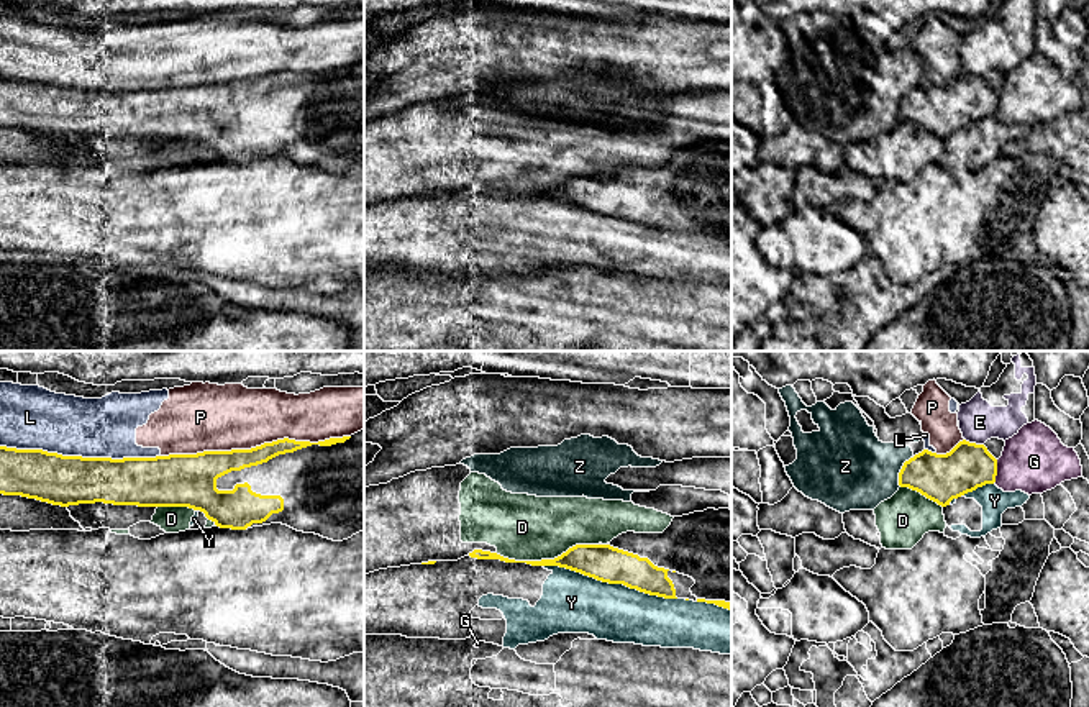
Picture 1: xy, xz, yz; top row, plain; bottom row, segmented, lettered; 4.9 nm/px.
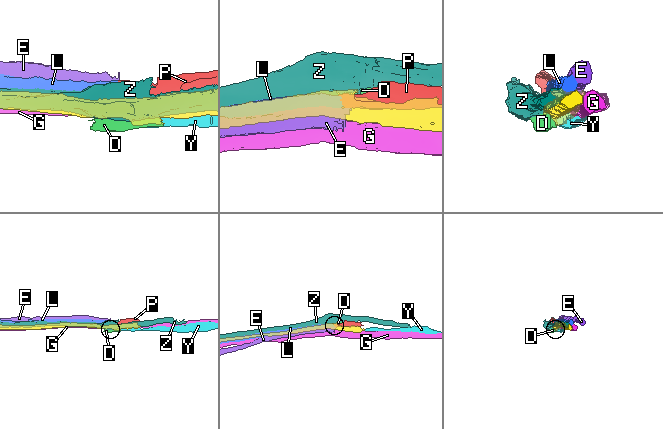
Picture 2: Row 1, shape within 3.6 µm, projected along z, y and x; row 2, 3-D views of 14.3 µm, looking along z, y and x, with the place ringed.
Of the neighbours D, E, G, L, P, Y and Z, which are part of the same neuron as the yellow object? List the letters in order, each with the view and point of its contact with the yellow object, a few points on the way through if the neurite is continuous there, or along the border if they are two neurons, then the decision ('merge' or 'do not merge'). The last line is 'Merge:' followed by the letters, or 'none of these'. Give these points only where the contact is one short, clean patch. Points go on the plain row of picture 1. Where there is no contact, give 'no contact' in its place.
D: meets yellow in xz at (546, 192); do not merge
E: meets yellow in yz at (975, 76); border along yz (965, 71), (983, 77); do not merge
G: meets yellow in yz at (996, 104); do not merge
L: meets yellow in xy at (81, 89); do not merge
P: meets yellow in xy at (256, 79); do not merge
Y: meets yellow in xz at (610, 215); do not merge
Z: meets yellow in yz at (901, 104); do not merge
Merge: none of these

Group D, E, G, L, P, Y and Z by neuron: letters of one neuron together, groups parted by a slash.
D / E / G / L P / Y / Z

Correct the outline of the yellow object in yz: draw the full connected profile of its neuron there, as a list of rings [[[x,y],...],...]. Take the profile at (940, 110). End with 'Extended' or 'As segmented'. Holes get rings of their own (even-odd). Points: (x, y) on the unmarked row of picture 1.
[[[959,74],[950,85],[928,82],[904,95],[899,118],[920,125],[941,139],[968,125],[994,116],[997,92],[984,77]]]. As segmented

